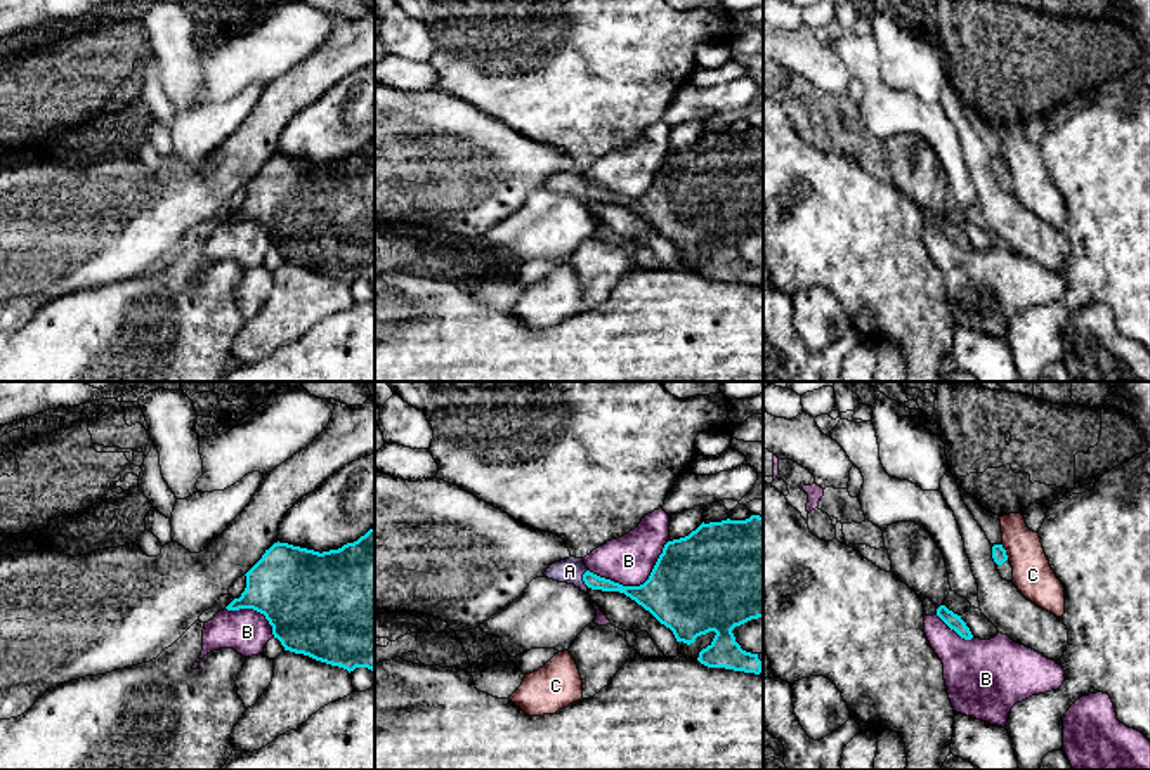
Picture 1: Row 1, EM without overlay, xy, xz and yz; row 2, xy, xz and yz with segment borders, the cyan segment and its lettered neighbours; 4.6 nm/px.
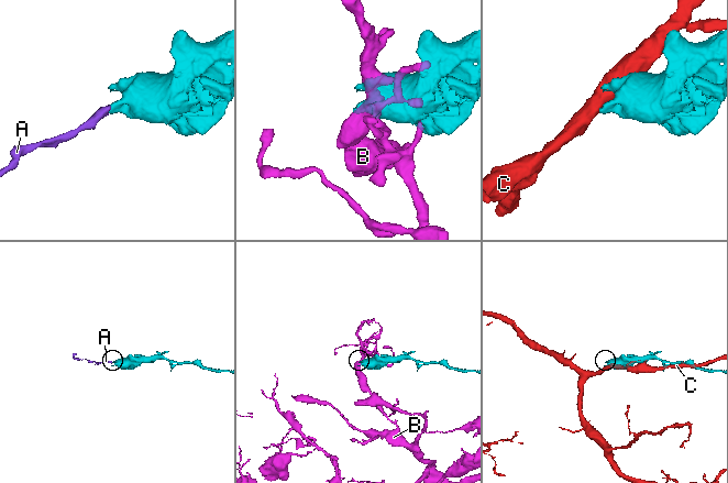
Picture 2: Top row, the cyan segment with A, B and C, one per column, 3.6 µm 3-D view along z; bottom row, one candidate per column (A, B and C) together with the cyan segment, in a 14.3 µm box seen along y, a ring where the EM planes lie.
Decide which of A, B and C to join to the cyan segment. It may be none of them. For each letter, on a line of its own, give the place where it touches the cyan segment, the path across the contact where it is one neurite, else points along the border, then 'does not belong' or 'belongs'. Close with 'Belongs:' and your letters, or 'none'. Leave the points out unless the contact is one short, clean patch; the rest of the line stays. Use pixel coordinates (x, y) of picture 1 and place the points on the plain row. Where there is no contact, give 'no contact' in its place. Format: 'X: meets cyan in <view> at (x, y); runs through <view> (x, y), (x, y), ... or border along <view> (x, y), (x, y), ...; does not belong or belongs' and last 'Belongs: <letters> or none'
A: meets cyan in xz at (583, 189); runs through xz (594, 193), (583, 189), (569, 182); belongs
B: meets cyan in xz at (635, 198); does not belong
C: meets cyan in yz at (1005, 163); does not belong
Belongs: A

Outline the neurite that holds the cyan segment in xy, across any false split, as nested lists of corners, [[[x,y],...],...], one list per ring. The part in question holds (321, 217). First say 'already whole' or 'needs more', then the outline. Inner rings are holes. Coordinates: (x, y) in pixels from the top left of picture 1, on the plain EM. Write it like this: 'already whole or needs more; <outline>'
already whole; [[[375,139],[354,154],[323,165],[278,153],[245,187],[246,199],[227,222],[264,225],[284,262],[349,284],[356,279],[375,283]]]

